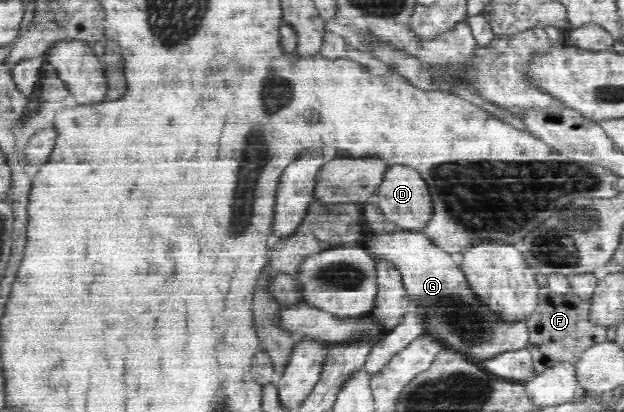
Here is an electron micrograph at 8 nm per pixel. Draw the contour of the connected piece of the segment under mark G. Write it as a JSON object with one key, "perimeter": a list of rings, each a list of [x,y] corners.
{"perimeter":[[[395,230],[390,234],[373,234],[369,231],[369,237],[364,240],[364,246],[375,257],[382,257],[392,261],[397,270],[401,271],[404,291],[411,298],[409,304],[414,305],[415,312],[420,313],[419,321],[423,324],[423,337],[442,345],[445,350],[459,353],[469,359],[491,359],[501,353],[511,350],[519,350],[528,346],[530,339],[526,320],[517,317],[515,321],[503,317],[497,310],[491,310],[491,306],[483,302],[471,283],[465,277],[465,273],[459,269],[459,265],[453,261],[451,253],[445,253],[435,242],[425,235],[425,232],[405,232]]]}

